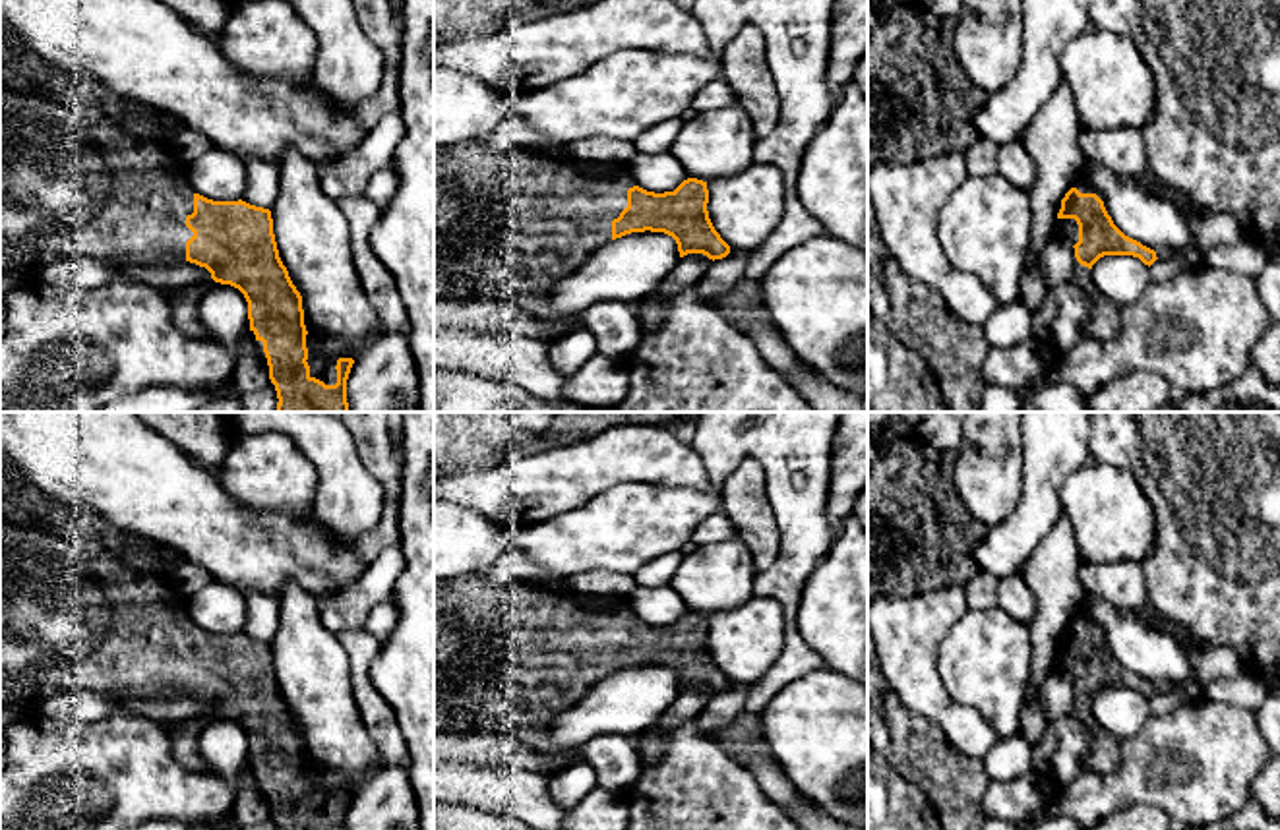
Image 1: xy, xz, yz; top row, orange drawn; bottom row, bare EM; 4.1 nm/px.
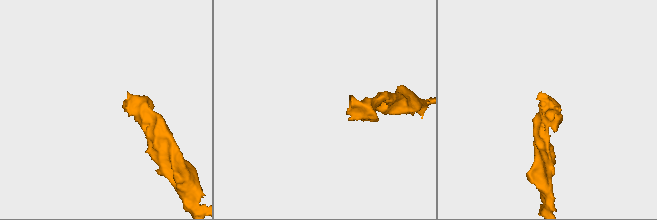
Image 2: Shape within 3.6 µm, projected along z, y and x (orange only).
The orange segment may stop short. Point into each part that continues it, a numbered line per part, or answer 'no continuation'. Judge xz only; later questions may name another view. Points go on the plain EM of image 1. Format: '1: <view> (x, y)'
1: xz (508, 658)

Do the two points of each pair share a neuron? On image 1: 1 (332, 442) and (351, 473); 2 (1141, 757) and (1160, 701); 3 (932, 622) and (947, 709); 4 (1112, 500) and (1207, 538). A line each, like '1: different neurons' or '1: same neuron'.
1: same neuron
2: different neurons
3: same neuron
4: different neurons

